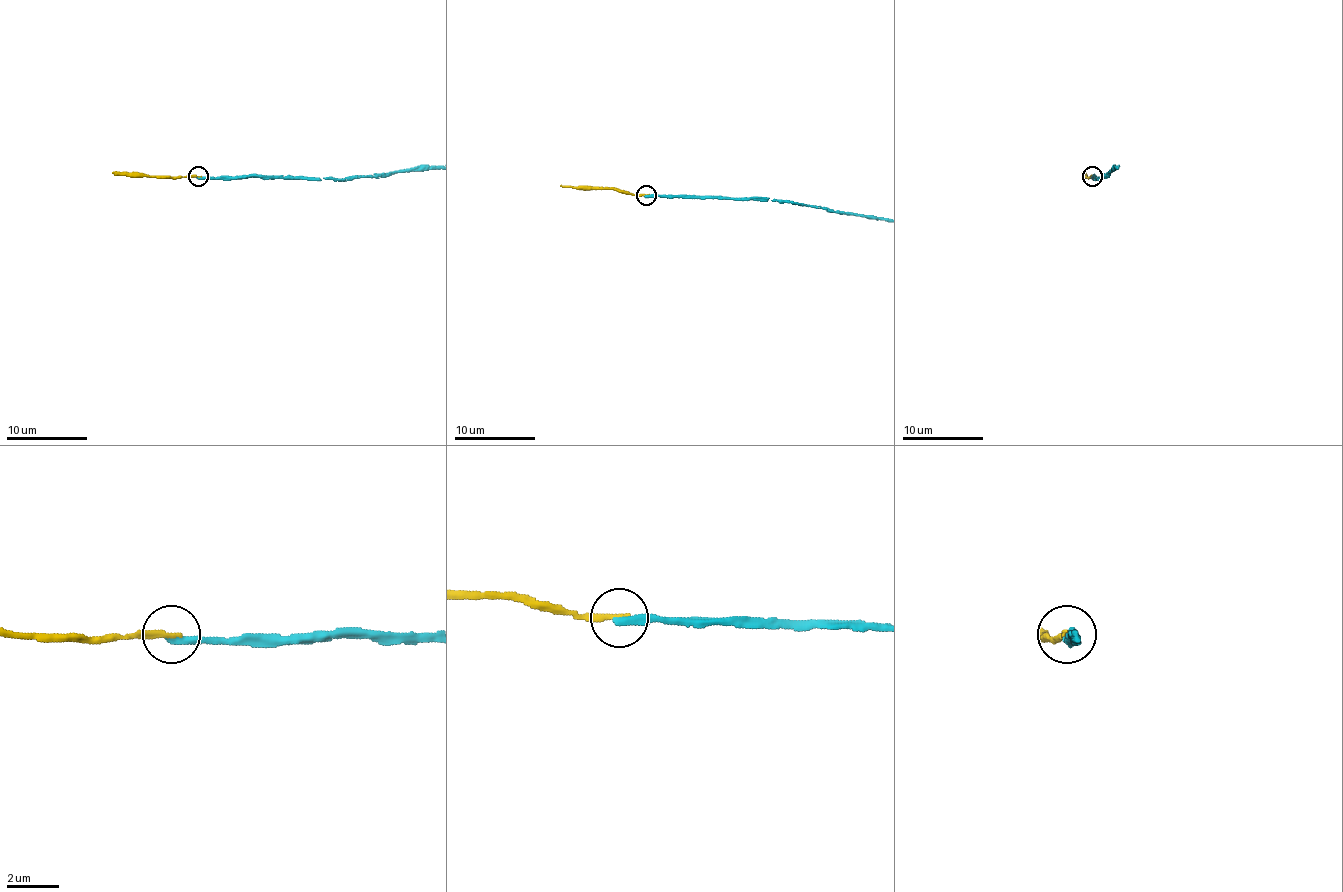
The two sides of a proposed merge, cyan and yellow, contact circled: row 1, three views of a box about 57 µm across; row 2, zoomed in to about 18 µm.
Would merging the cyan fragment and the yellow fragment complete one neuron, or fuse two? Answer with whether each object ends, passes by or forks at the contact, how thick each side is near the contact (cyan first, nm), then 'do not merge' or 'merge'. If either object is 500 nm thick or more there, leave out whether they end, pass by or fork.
cyan ends | yellow ends | 320/240 nm | do not merge

